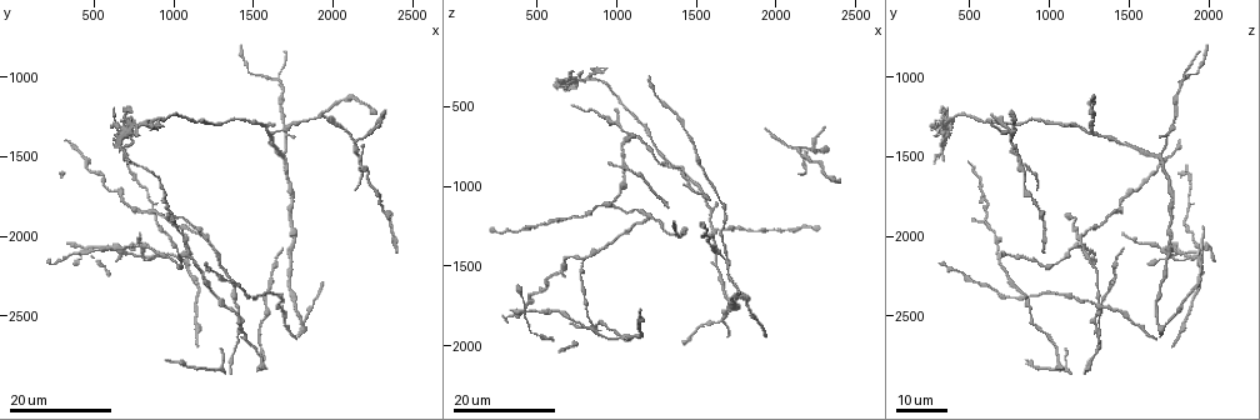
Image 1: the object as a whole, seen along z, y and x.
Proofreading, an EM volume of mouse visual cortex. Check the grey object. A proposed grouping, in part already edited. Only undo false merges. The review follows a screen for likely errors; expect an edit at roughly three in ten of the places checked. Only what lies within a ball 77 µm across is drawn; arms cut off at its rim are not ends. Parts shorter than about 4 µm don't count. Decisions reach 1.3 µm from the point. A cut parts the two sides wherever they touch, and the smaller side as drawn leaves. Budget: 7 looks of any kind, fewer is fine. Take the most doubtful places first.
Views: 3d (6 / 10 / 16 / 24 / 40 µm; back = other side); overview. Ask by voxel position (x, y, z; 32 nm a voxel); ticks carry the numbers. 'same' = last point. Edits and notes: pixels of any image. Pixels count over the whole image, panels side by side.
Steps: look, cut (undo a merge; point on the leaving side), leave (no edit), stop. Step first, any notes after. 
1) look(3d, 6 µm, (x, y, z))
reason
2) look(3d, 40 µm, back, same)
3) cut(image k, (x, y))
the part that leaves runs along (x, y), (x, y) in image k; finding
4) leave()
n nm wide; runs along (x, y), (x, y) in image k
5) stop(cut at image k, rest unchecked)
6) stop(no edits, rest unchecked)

look(3d, 16 µm, (2180, 1560, 820))
three arms meet

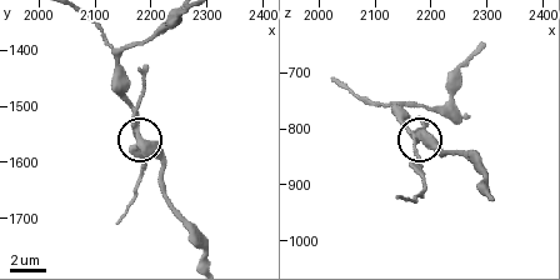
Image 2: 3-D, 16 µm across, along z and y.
look(3d, 10 µm, (2170, 1550, 825))

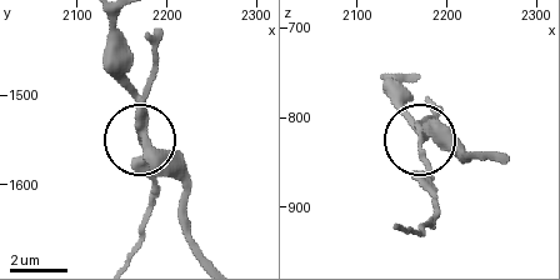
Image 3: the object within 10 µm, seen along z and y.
leave()
300 nm wide; all the same neuron

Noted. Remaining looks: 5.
look(3d, 24 µm, (2240, 1340, 760))
a fork

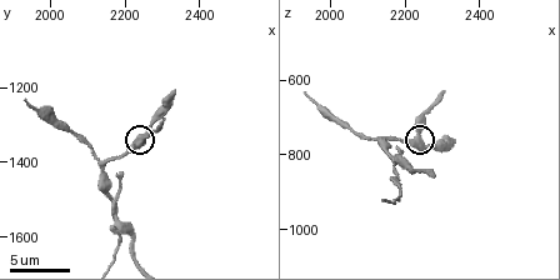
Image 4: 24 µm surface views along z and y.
look(3d, 6 µm, same)

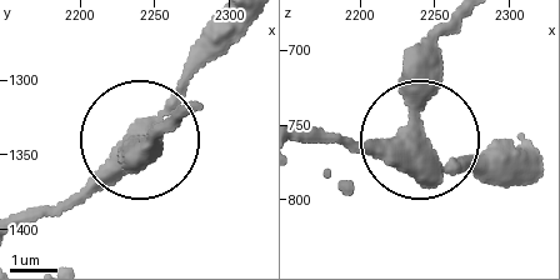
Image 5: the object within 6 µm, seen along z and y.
leave()
one neuron here

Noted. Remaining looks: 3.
look(3d, 16 µm, (1080, 2120, 680))
branch point

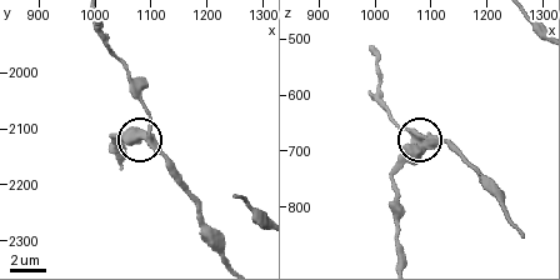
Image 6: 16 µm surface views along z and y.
look(3d, 6 µm, same)
closer look

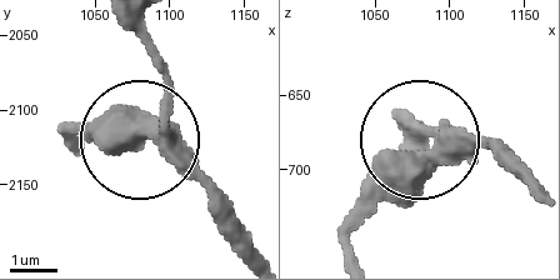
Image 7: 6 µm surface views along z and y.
leave()
3 arms; one neuron here

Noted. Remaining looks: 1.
stop(no edits, rest unchecked)

